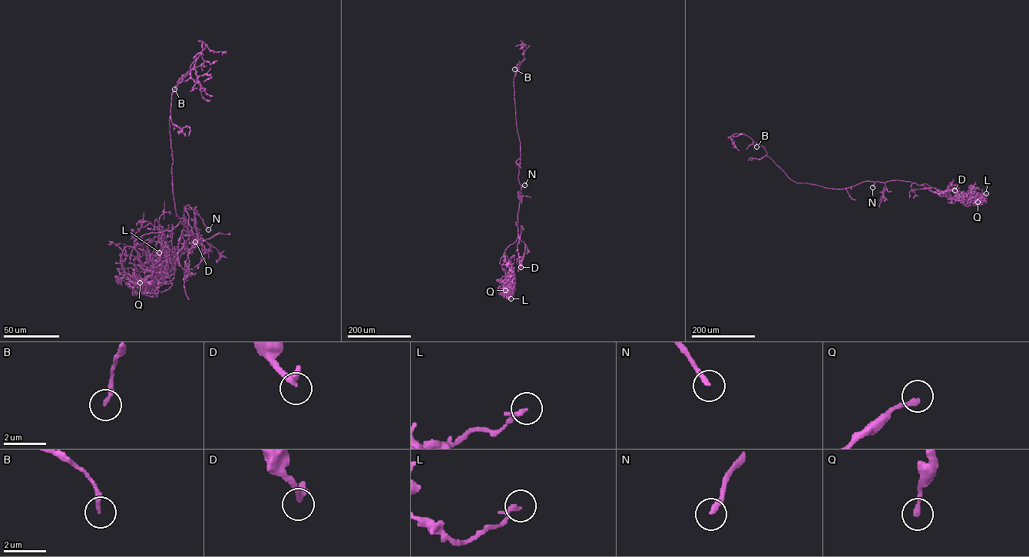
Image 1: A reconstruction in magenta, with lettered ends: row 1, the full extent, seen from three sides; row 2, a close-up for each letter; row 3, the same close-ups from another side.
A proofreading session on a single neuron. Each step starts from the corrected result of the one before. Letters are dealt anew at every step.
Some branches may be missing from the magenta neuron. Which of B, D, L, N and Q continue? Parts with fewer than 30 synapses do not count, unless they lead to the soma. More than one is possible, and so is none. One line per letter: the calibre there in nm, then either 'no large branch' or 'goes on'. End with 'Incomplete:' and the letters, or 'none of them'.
B: calibre 200 nm; no large branch
D: calibre 340 nm; no large branch
L: calibre 200 nm; no large branch
N: calibre 240 nm; goes on
Q: calibre 240 nm; no large branch
Incomplete: N

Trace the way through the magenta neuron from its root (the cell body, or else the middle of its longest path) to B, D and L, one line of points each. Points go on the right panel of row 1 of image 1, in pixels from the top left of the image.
B: (951, 202), (947, 192), (909, 181), (865, 181), (842, 189), (797, 182), (756, 146)
D: (951, 202), (947, 192), (926, 183), (921, 184), (939, 191), (954, 190)
L: (951, 202), (951, 195), (944, 192), (955, 199), (972, 191), (982, 196), (986, 193)

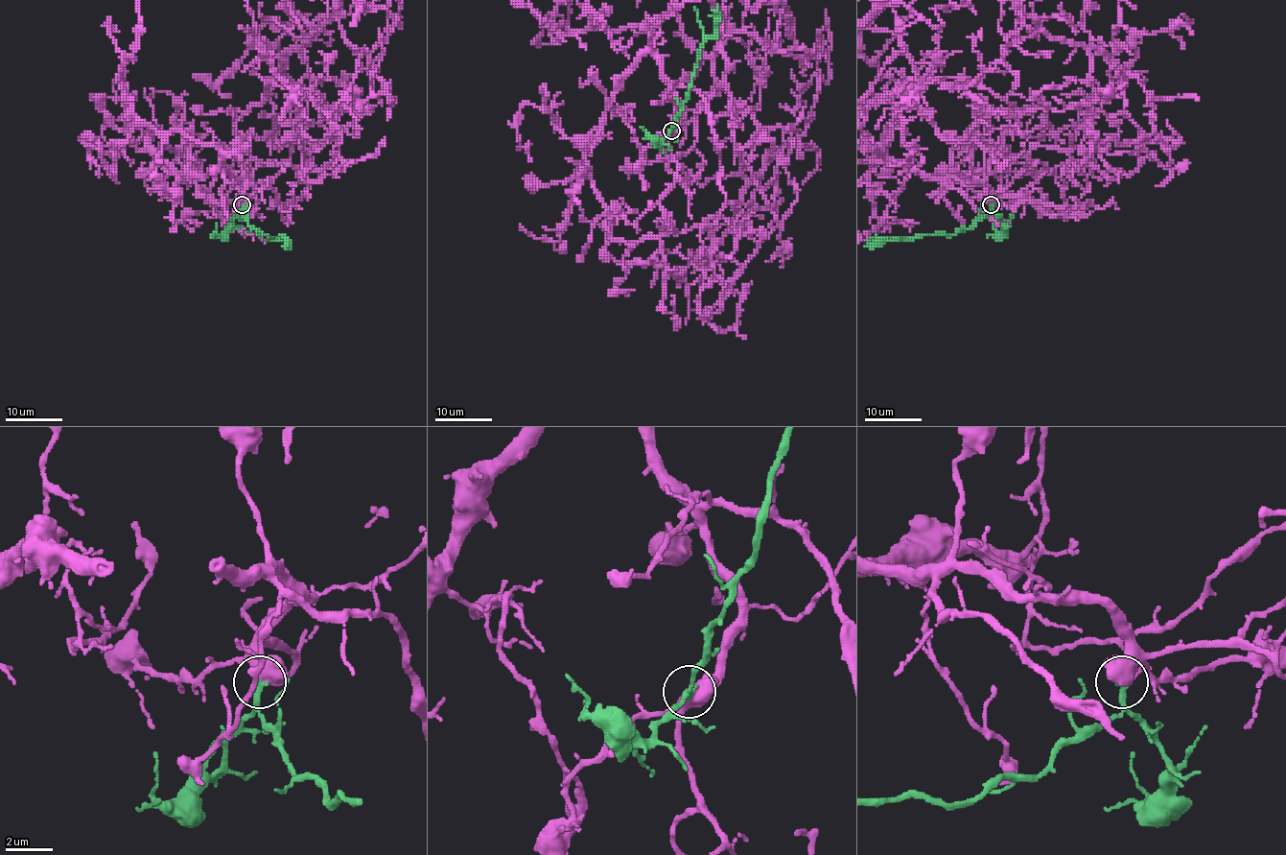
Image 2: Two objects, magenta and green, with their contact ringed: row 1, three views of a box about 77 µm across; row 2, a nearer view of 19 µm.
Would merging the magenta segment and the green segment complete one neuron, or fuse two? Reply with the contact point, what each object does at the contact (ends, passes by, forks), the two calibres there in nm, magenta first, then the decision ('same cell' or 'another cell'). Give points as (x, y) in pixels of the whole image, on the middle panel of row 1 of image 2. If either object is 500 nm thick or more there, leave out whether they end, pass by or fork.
place (671, 130); magenta passes by; green ends; calibres 480 and 300 nm; same cell

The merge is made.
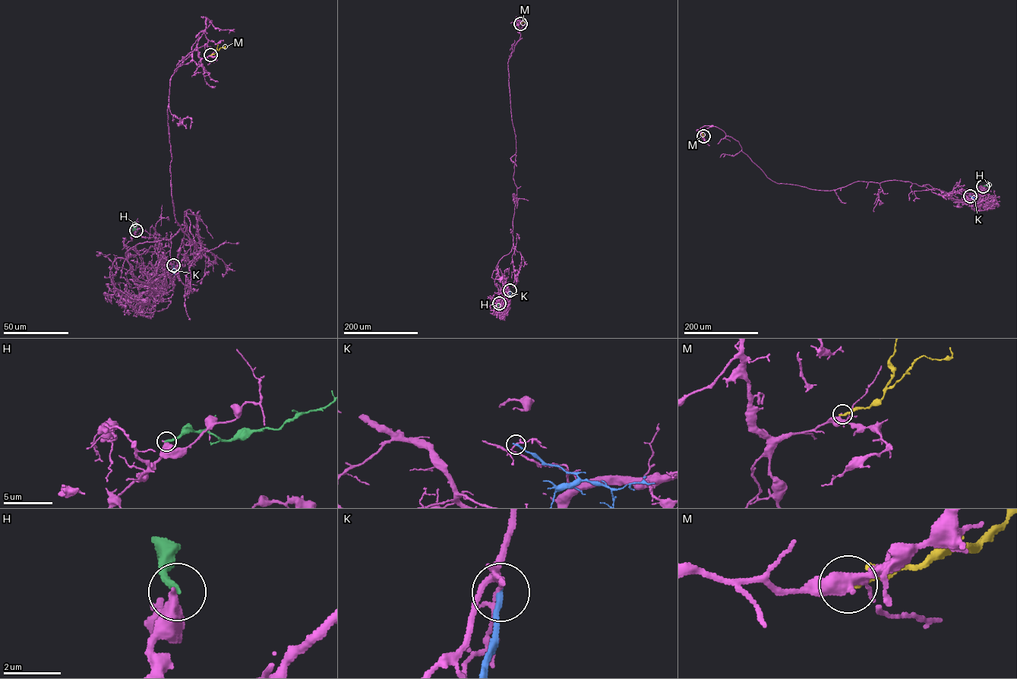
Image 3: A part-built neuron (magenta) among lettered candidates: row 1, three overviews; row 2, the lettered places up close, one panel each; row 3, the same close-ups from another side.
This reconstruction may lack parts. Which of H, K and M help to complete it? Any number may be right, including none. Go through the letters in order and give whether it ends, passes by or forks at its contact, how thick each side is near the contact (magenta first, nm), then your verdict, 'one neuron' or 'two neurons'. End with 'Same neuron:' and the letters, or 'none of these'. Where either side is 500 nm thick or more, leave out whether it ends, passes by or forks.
H: 650/240 nm | two neurons
K: it ends | 130/200 nm | two neurons
M: it ends | 280/200 nm | two neurons
Same neuron: none of these

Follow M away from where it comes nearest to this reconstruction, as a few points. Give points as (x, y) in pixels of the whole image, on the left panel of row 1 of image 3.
M: (210, 55), (225, 46)

